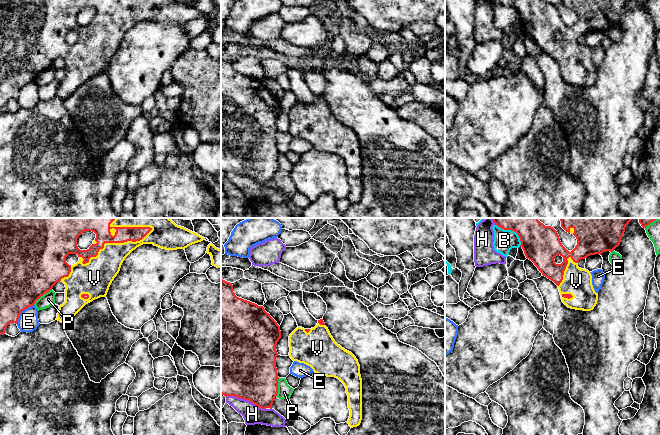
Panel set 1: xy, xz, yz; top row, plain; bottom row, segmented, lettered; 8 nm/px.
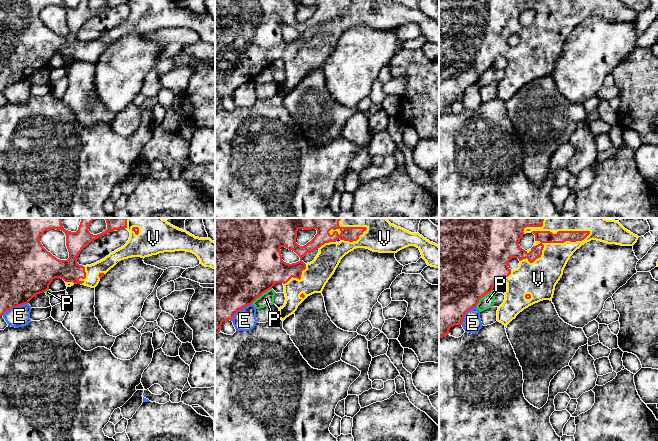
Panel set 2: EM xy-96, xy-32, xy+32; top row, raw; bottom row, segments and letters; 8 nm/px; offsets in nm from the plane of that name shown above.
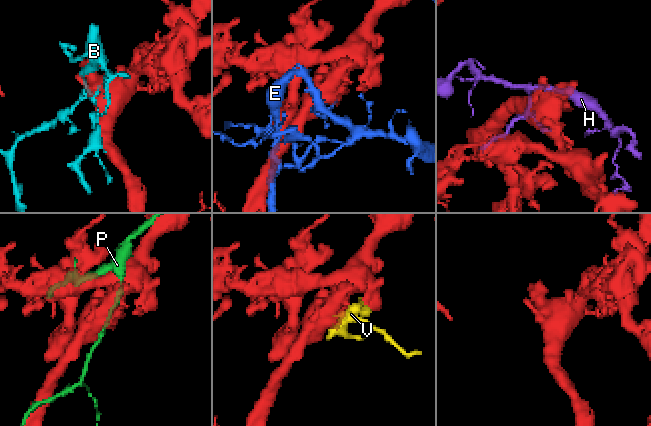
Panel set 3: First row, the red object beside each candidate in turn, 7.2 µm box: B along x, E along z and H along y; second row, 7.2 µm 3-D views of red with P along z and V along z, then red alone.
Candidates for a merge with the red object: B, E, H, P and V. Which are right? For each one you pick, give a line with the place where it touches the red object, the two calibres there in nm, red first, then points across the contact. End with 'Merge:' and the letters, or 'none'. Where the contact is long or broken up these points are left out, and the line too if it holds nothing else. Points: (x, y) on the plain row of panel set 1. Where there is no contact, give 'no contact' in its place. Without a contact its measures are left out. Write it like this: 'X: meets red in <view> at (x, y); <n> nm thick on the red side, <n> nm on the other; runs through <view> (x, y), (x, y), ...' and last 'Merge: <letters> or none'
V: meets red in xy at (114, 18); 130 nm thick on the red side, 240 nm on the other
Merge: V

